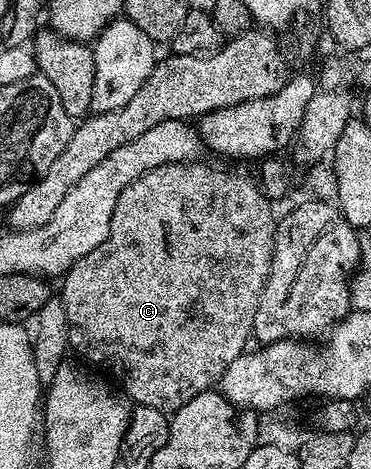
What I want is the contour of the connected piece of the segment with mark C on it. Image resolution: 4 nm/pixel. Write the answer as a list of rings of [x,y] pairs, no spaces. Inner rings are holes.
[[[200,163],[158,166],[142,174],[142,178],[130,182],[130,186],[122,190],[118,206],[114,206],[114,214],[110,218],[110,234],[106,242],[102,242],[102,246],[90,250],[90,254],[74,262],[72,269],[65,272],[62,277],[64,283],[62,299],[66,319],[69,322],[68,342],[71,351],[73,353],[76,351],[81,356],[79,357],[81,361],[89,360],[84,362],[105,368],[109,372],[107,375],[119,385],[133,405],[150,406],[165,414],[176,412],[182,406],[186,406],[190,398],[219,385],[226,366],[230,366],[230,362],[234,362],[234,358],[241,356],[249,347],[248,336],[250,340],[253,335],[254,318],[260,305],[260,295],[272,265],[272,251],[278,223],[277,213],[272,213],[273,201],[265,195],[257,181],[255,184],[254,181],[238,176],[234,172],[223,172],[220,168],[211,168],[208,164]]]

